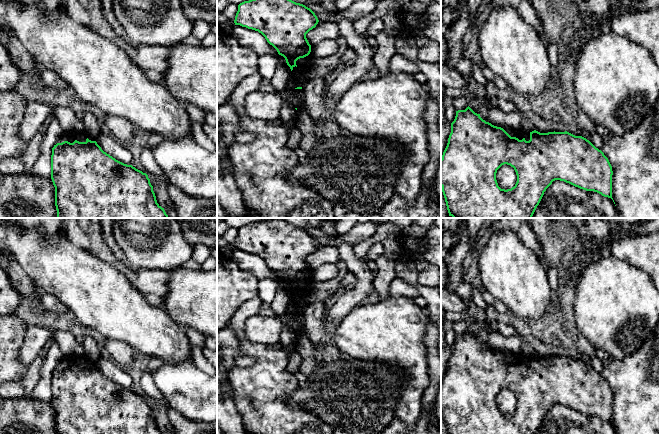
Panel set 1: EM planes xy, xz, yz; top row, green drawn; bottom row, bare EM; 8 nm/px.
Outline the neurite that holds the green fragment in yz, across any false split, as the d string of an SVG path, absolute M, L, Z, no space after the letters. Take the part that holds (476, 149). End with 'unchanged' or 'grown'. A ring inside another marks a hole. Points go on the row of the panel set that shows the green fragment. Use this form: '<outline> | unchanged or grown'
M469 106L465 110L456 111L454 121L451 123L451 133L448 138L447 146L441 158L441 187L445 198L449 216L453 218L532 218L537 206L539 205L544 192L555 180L564 181L575 187L586 191L594 191L604 197L612 198L612 166L604 153L596 148L589 140L582 136L575 136L567 131L565 132L548 132L540 133L536 130L528 132L522 128L519 130L503 129L486 122L480 117L480 114L475 113ZM504 164L514 168L517 175L517 182L511 189L501 189L496 180L497 170Z | grown

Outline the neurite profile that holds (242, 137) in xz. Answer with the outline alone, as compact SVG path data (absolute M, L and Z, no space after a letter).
M245 130L238 131L235 134L237 145L243 145L252 142L255 139L255 135Z

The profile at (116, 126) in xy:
M107 116L104 130L122 144L127 144L138 136L137 129L128 120L118 116Z

